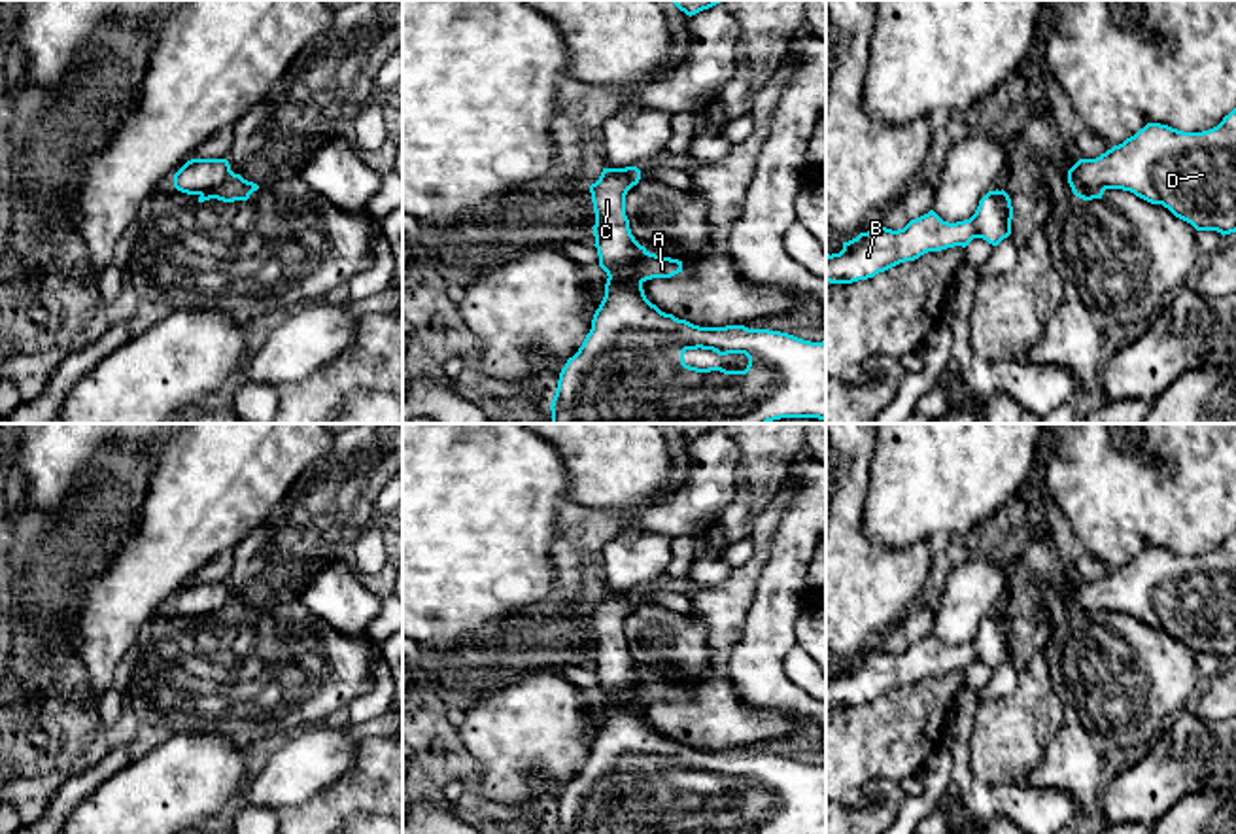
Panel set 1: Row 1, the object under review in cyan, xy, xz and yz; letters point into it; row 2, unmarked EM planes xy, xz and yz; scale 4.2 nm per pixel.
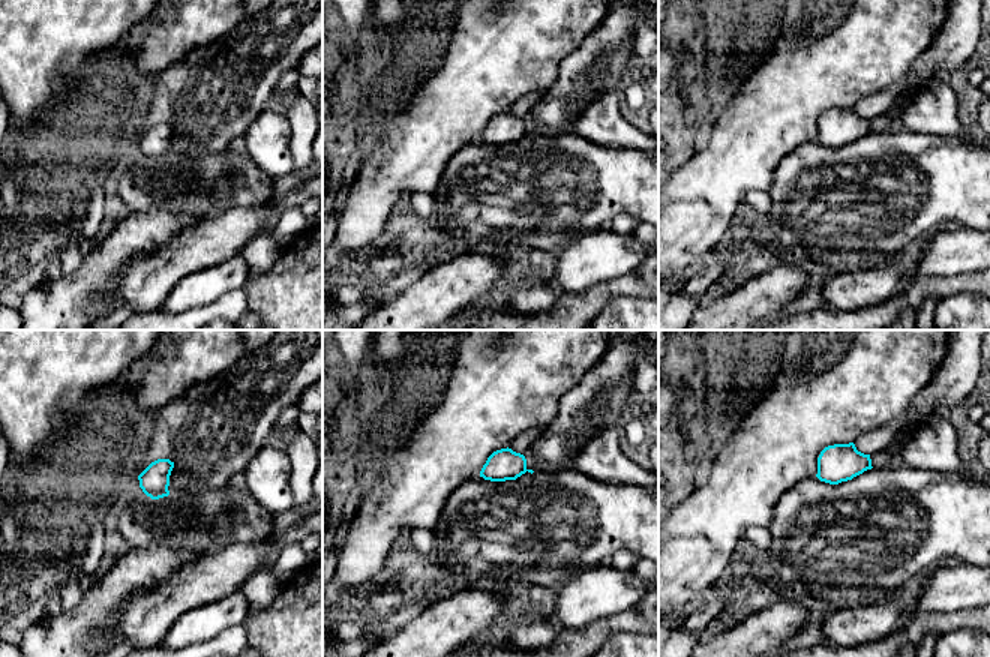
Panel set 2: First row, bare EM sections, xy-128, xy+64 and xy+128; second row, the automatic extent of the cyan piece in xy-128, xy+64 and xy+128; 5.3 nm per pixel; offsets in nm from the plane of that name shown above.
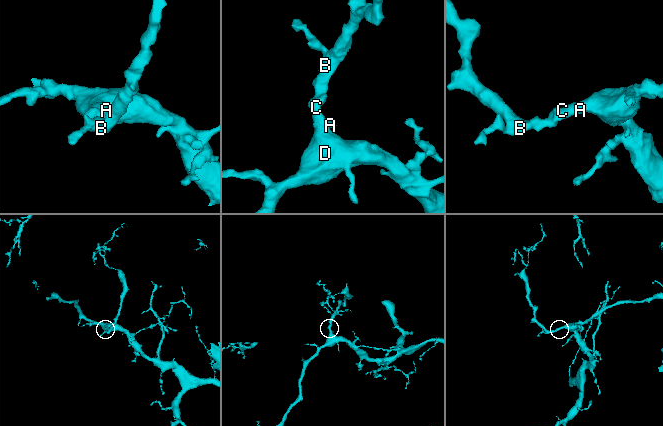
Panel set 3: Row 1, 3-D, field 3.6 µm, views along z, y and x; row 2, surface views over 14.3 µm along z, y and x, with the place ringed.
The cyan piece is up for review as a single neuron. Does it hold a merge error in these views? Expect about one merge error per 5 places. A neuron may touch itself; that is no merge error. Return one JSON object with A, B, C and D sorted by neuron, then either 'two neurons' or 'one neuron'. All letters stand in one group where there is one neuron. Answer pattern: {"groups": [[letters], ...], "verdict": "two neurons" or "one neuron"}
{"groups": [["A"], ["B", "C", "D"]], "verdict": "two neurons"}

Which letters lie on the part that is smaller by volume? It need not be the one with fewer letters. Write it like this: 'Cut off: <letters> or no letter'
Cut off: A

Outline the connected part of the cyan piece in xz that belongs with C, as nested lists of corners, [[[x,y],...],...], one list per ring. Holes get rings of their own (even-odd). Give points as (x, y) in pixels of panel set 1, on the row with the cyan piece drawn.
[[[637,166],[603,168],[590,185],[595,212],[595,248],[607,272],[605,297],[578,352],[559,373],[552,399],[552,424],[769,424],[781,418],[826,422],[826,340],[811,342],[788,333],[745,325],[699,327],[652,304],[637,276],[646,257],[629,229],[626,195],[641,180]],[[686,350],[718,356],[745,354],[745,371],[697,369],[684,363]]]

